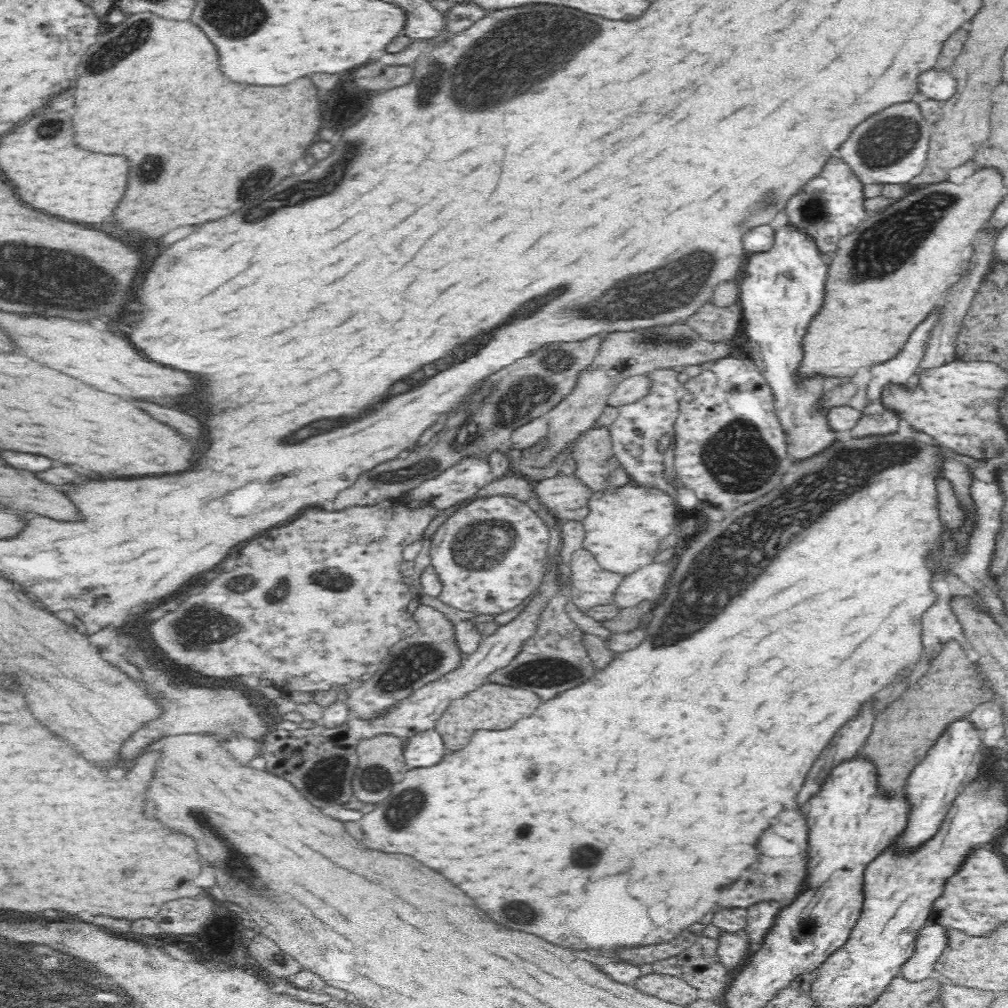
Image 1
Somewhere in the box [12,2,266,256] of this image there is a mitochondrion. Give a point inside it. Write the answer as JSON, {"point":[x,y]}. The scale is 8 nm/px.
{"point":[114,53]}

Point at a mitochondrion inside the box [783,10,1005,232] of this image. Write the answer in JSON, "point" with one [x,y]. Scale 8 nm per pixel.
{"point":[883,145]}

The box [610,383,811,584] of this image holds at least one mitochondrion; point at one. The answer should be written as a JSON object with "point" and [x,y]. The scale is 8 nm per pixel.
{"point":[738,458]}

